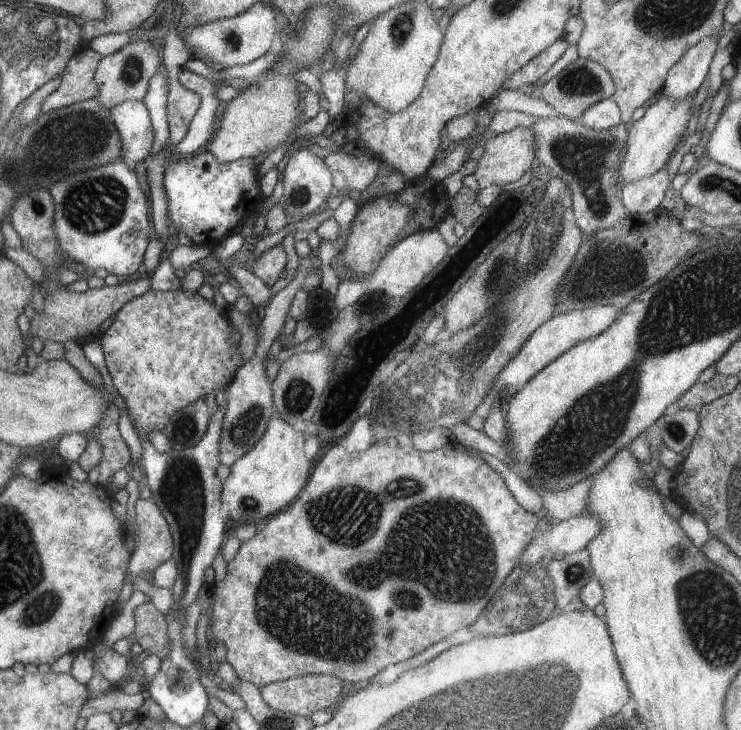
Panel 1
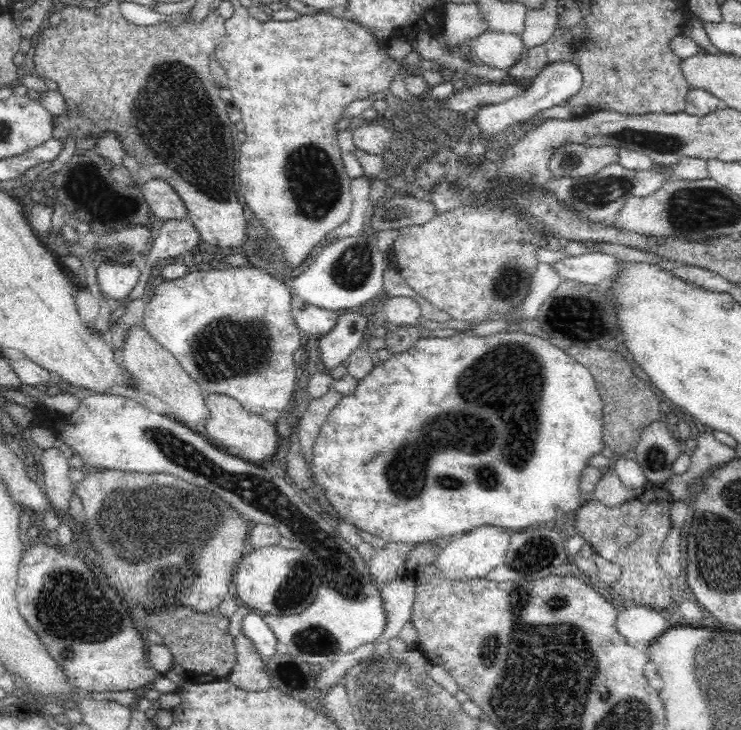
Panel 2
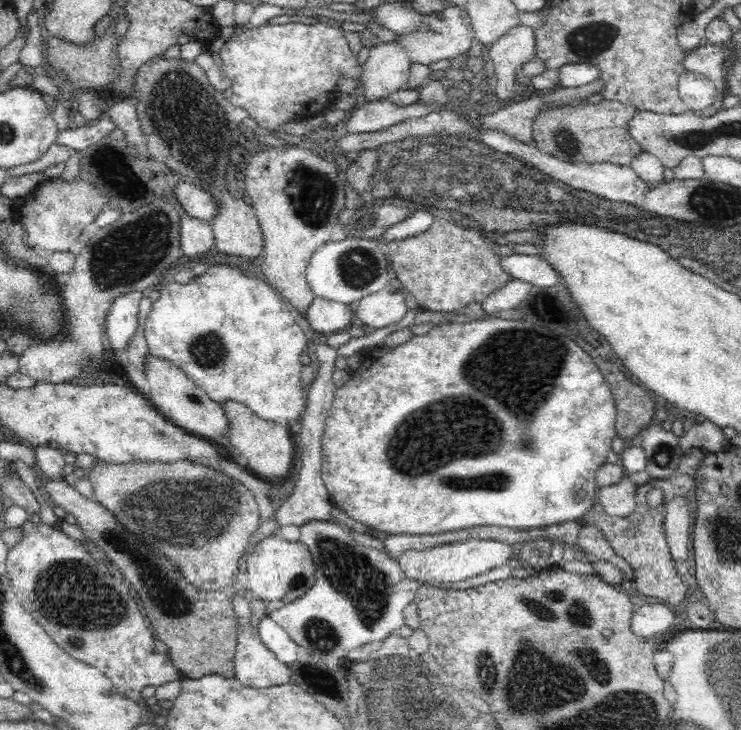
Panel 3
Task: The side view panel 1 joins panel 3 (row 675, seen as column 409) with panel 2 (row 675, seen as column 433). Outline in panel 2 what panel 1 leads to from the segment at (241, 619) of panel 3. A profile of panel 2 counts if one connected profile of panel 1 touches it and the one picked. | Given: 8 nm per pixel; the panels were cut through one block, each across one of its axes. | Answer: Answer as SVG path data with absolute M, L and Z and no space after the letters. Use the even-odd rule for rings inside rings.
M240 632L235 640L236 664L227 674L225 679L230 684L245 691L263 691L270 687L270 677L267 675L266 667L251 645L251 640Z

